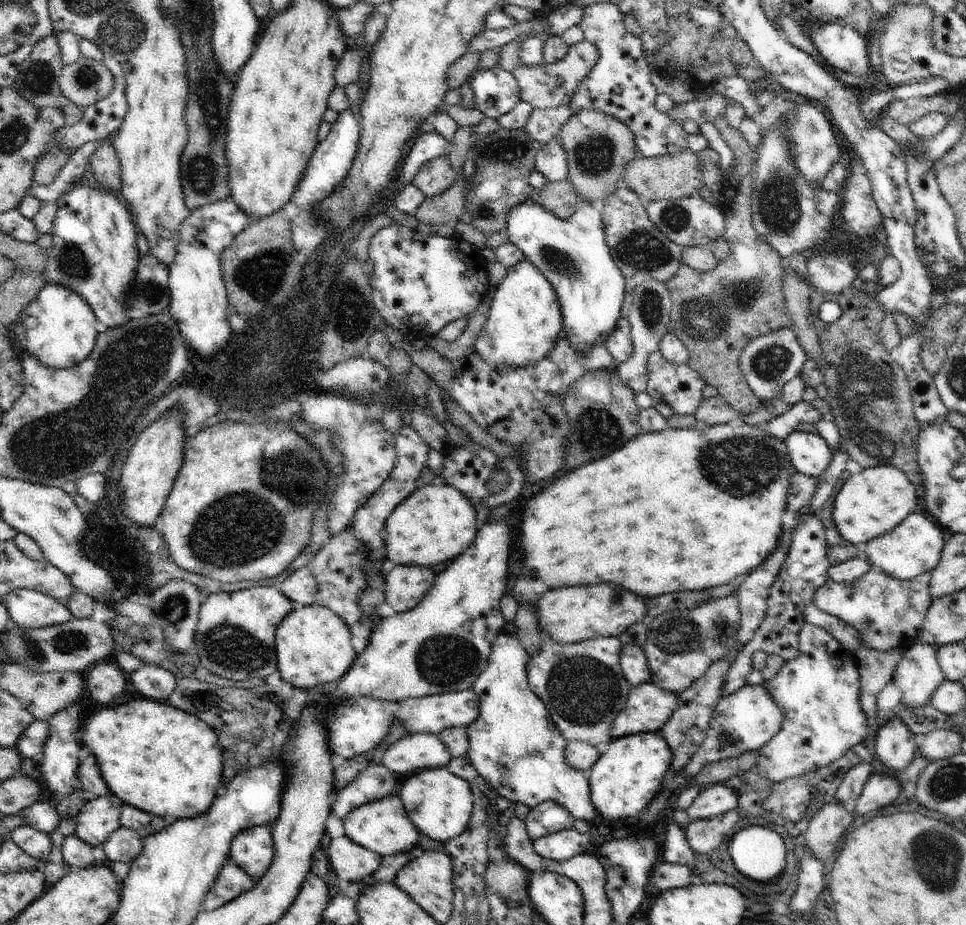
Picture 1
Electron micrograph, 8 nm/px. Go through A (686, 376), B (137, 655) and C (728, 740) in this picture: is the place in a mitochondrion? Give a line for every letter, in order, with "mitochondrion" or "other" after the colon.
A: other
B: other
C: other

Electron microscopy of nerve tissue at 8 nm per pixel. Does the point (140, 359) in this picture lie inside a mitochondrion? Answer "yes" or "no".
yes

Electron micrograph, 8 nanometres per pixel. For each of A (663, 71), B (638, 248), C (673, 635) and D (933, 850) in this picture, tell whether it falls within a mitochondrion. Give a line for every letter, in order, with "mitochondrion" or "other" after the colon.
A: other
B: mitochondrion
C: mitochondrion
D: mitochondrion

